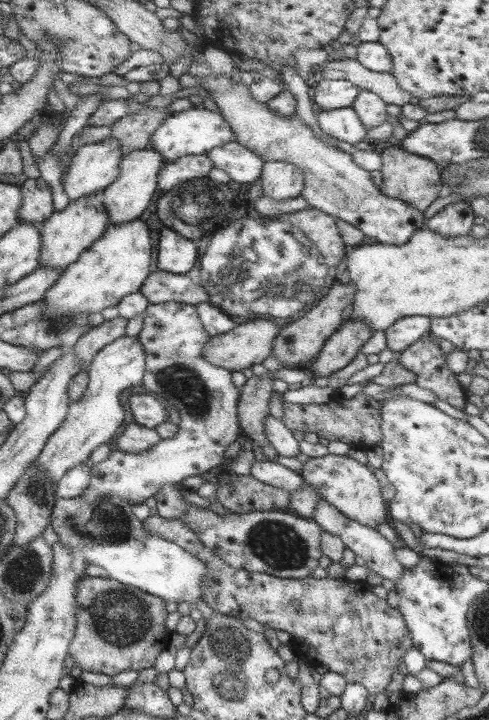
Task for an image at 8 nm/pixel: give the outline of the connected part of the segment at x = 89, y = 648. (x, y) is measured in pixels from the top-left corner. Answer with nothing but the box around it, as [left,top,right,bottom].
[71,577,172,677]

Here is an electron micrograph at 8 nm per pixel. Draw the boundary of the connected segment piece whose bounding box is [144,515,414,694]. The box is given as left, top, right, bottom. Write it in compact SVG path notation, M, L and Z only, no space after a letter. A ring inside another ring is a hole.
M149 516L144 524L149 533L155 533L166 540L175 541L192 556L198 556L207 565L207 579L203 582L204 600L206 605L216 613L230 615L238 619L252 619L260 622L266 629L284 631L290 634L297 645L309 645L314 654L314 665L325 666L329 672L340 674L347 683L356 682L366 687L369 693L380 694L392 688L392 674L404 658L405 652L414 647L414 638L408 629L407 620L398 609L391 608L386 601L380 601L372 593L372 584L346 578L315 579L304 577L296 580L292 578L278 578L261 572L248 572L235 569L214 554L181 520L166 520L161 516Z

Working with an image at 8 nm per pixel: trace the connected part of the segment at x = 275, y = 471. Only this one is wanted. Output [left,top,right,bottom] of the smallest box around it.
[250,459,304,492]

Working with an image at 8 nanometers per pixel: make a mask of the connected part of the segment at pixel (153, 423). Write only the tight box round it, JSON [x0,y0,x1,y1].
[128,392,168,429]

